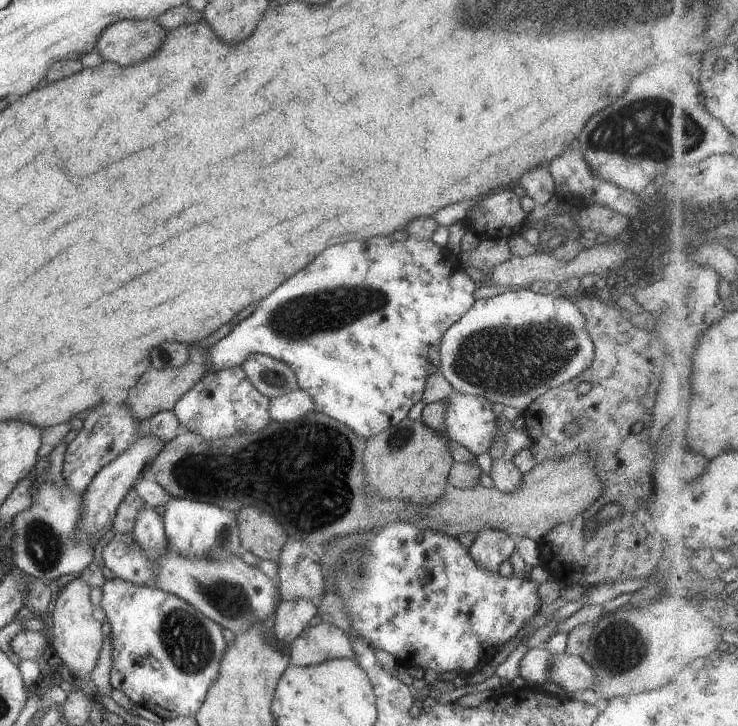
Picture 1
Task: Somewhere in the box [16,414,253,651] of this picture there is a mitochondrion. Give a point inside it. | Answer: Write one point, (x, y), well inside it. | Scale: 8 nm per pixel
(45, 546)

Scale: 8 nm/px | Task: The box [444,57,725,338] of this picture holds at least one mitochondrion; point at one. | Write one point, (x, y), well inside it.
(646, 128)

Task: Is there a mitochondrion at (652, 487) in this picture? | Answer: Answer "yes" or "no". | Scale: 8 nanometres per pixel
no

